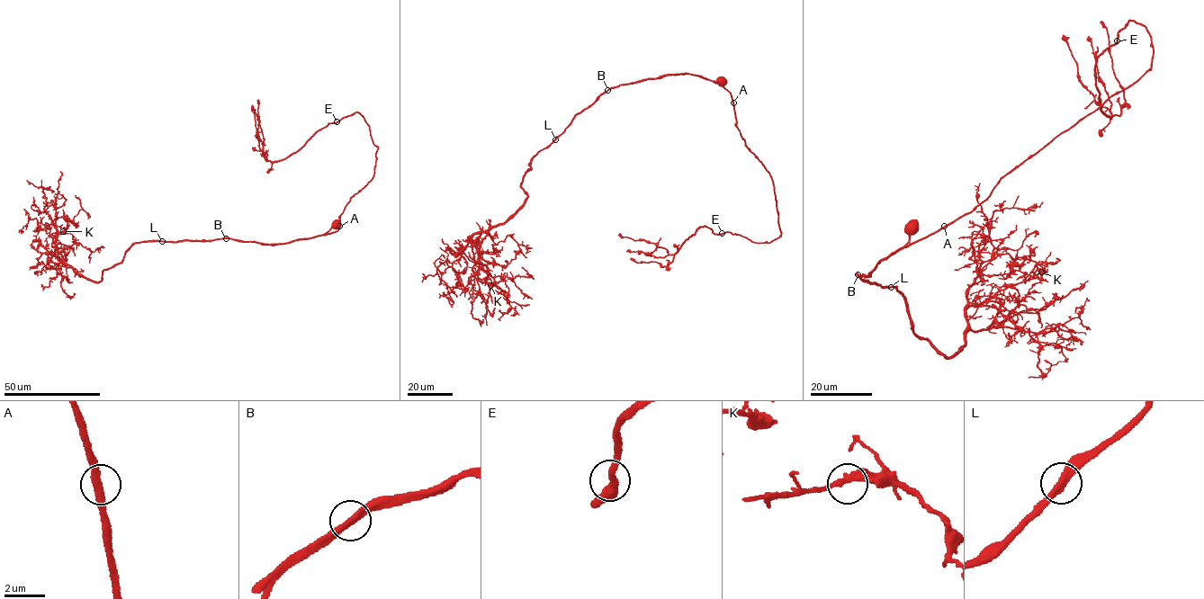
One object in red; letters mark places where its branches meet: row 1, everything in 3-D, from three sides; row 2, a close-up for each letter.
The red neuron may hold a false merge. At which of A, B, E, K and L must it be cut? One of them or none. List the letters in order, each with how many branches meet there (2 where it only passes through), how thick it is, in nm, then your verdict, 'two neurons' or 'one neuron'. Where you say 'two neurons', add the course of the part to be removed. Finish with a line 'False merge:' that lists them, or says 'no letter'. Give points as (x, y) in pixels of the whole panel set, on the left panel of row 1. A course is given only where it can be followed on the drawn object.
A: branches 2; calibre 360 nm; one neuron
B: branches 2; calibre 400 nm; one neuron
E: branches 2; calibre 380 nm; one neuron
K: branches 2; calibre 340 nm; one neuron
L: branches 2; calibre 360 nm; one neuron
False merge: no letter

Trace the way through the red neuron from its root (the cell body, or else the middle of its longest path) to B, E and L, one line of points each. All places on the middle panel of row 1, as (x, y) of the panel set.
B: (721, 80), (714, 83), (692, 74), (669, 75), (607, 90)
E: (721, 80), (716, 83), (729, 91), (741, 136), (771, 177), (781, 233), (758, 243), (722, 233)
L: (721, 80), (714, 82), (703, 76), (682, 73), (661, 75), (611, 87), (579, 112), (555, 138)

